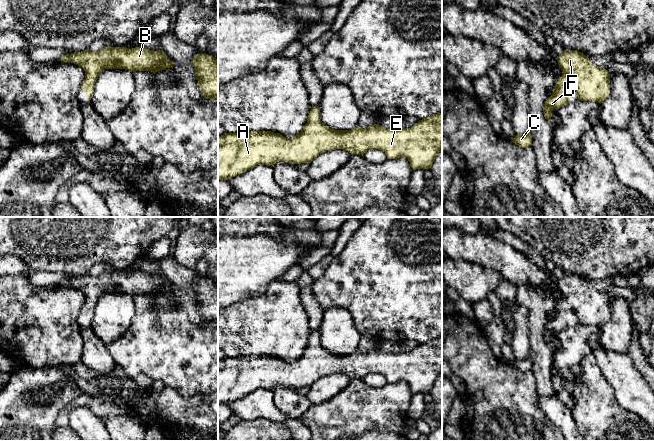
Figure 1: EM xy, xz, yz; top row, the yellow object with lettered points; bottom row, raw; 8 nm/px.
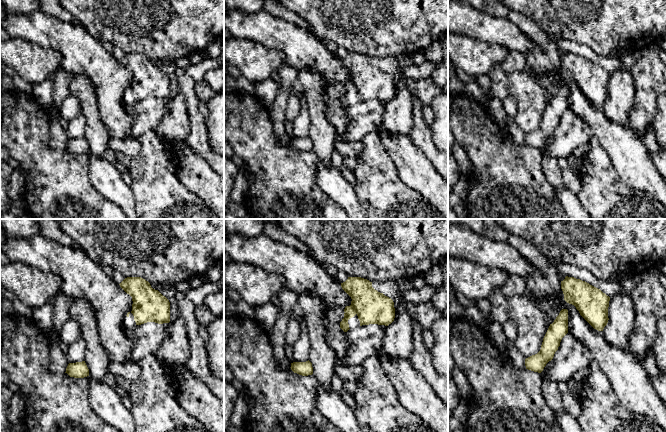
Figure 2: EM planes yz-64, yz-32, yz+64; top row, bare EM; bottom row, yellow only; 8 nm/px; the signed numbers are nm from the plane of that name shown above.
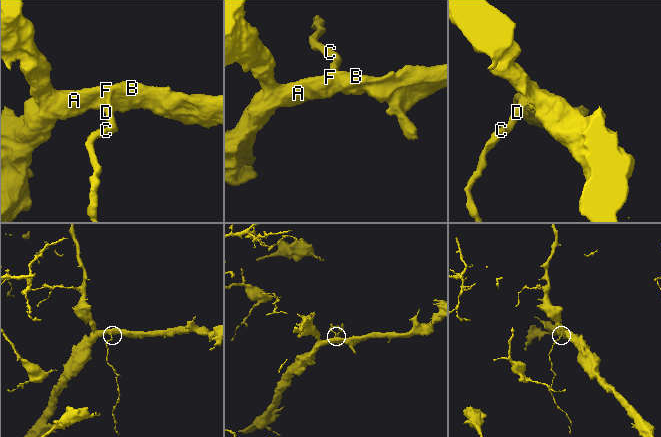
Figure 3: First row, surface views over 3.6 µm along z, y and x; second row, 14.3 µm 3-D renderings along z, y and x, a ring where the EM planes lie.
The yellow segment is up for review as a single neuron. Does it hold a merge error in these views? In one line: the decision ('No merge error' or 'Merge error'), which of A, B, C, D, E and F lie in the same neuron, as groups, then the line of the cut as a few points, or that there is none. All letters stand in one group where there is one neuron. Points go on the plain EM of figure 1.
No merge error. Groups: A B C D E F. No split

